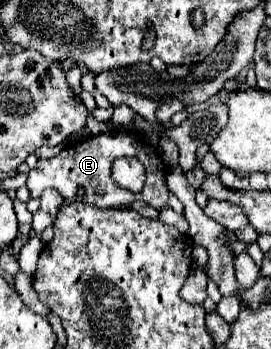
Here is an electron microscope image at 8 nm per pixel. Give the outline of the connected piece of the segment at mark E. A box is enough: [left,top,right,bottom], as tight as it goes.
[26,129,168,211]

